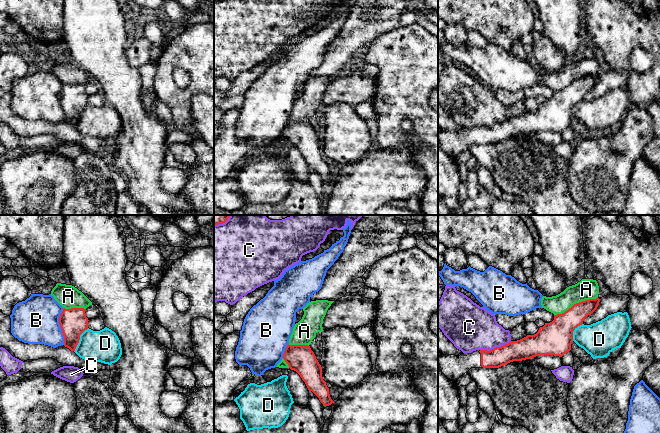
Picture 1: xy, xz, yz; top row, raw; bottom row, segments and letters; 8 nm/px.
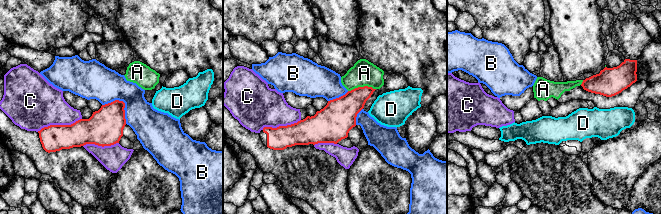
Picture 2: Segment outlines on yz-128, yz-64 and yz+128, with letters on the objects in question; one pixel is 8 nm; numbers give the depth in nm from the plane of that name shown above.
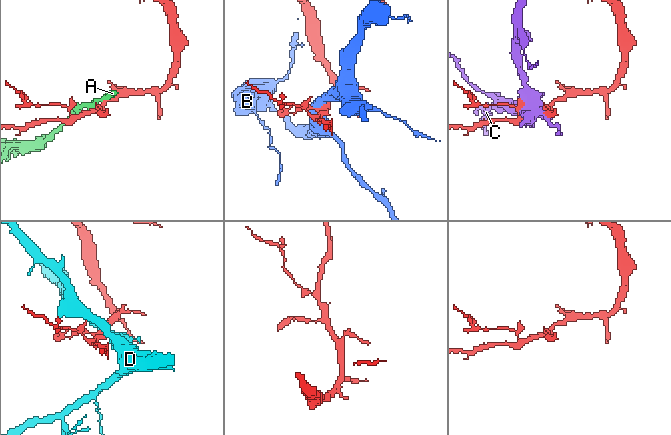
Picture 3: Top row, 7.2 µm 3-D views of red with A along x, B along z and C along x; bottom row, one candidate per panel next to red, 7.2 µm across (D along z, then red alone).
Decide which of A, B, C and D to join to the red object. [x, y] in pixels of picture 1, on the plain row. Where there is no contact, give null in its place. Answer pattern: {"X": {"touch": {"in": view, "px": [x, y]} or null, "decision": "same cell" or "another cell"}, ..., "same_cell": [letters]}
{"A": {"touch": {"in": "yz", "px": [576, 79]}, "decision": "another cell"}, "B": {"touch": {"in": "xy", "px": [60, 102]}, "decision": "another cell"}, "C": {"touch": {"in": "yz", "px": [496, 123]}, "decision": "another cell"}, "D": {"touch": {"in": "xy", "px": [79, 115]}, "decision": "another cell"}, "same_cell": []}

